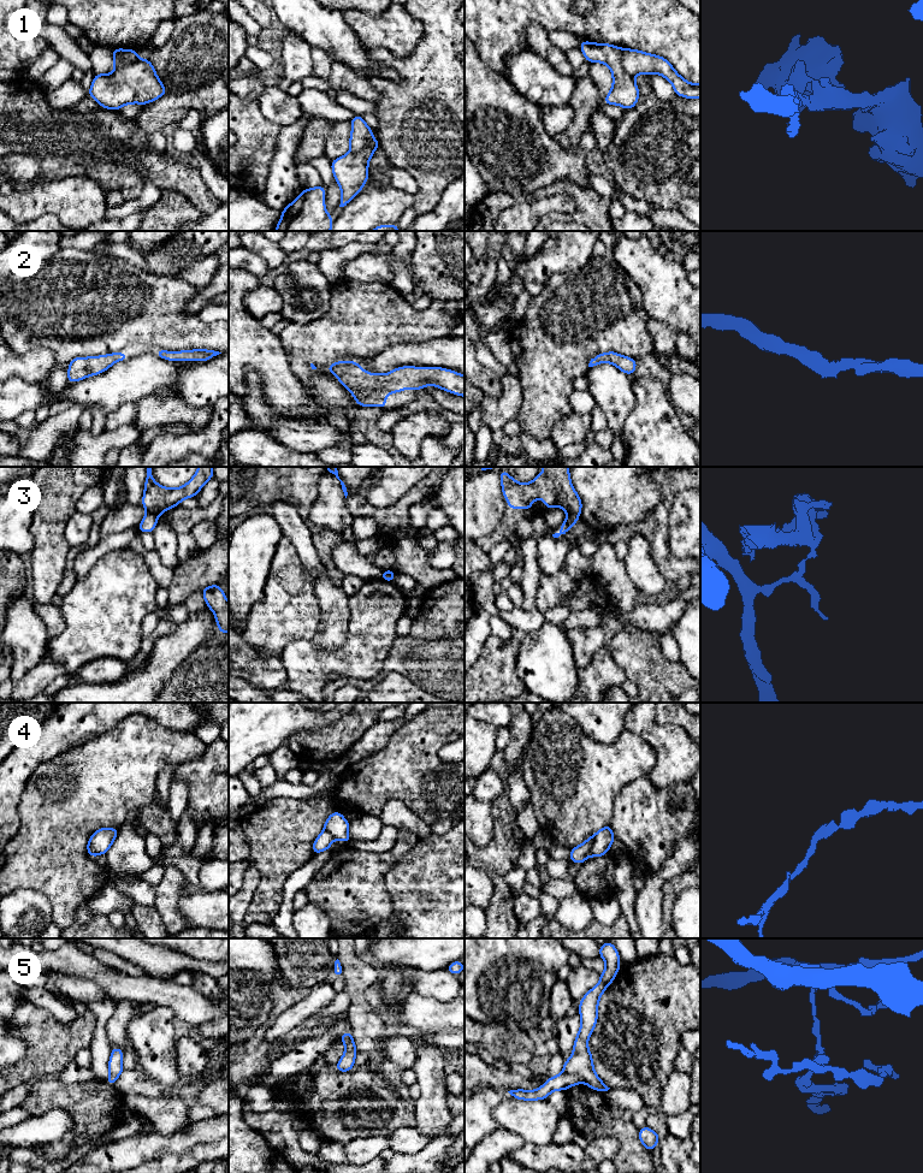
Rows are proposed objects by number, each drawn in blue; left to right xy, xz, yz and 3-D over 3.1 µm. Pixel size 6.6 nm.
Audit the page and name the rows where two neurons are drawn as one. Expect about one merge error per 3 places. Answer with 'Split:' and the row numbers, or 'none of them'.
Split: 1, 3, 4, 5

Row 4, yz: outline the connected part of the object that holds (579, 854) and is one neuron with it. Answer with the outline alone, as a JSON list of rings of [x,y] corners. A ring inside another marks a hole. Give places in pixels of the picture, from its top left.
[[[590,836],[584,843],[570,849],[569,860],[572,863],[582,864],[590,857],[593,846],[593,836]]]

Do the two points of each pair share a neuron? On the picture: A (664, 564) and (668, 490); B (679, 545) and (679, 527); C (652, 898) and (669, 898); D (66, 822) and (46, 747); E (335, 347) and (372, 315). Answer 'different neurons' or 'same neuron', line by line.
A: same neuron
B: same neuron
C: different neurons
D: different neurons
E: same neuron

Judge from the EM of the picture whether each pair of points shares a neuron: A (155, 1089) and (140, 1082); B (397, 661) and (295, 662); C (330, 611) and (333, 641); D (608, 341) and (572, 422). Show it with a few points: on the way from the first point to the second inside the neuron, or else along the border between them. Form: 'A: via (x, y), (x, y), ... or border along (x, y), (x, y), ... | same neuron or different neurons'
A: via (152, 1089), (143, 1085) | same neuron
B: border along (392, 647), (384, 669), (365, 680) | different neurons
C: via (332, 618), (332, 634) | same neuron
D: border along (572, 412), (564, 415), (551, 431) | different neurons

